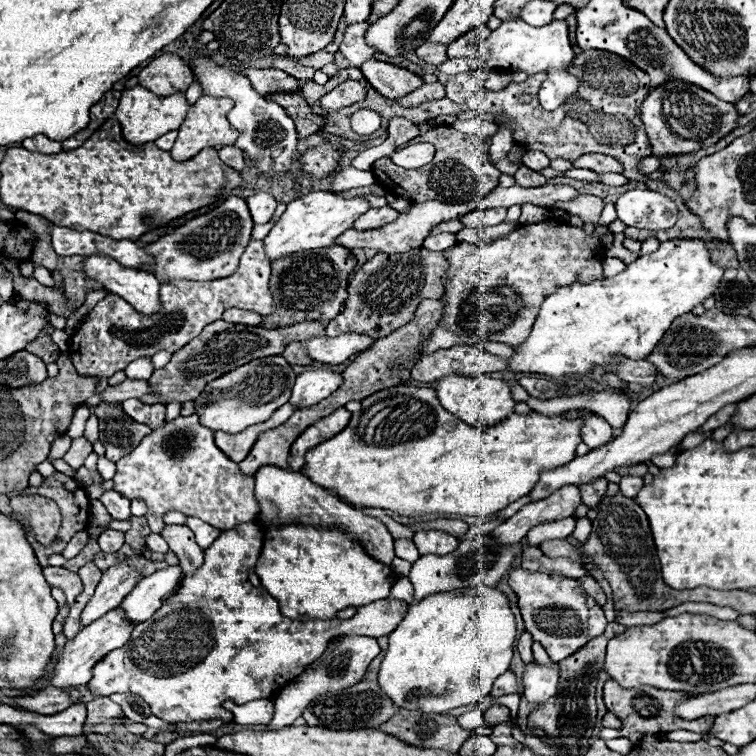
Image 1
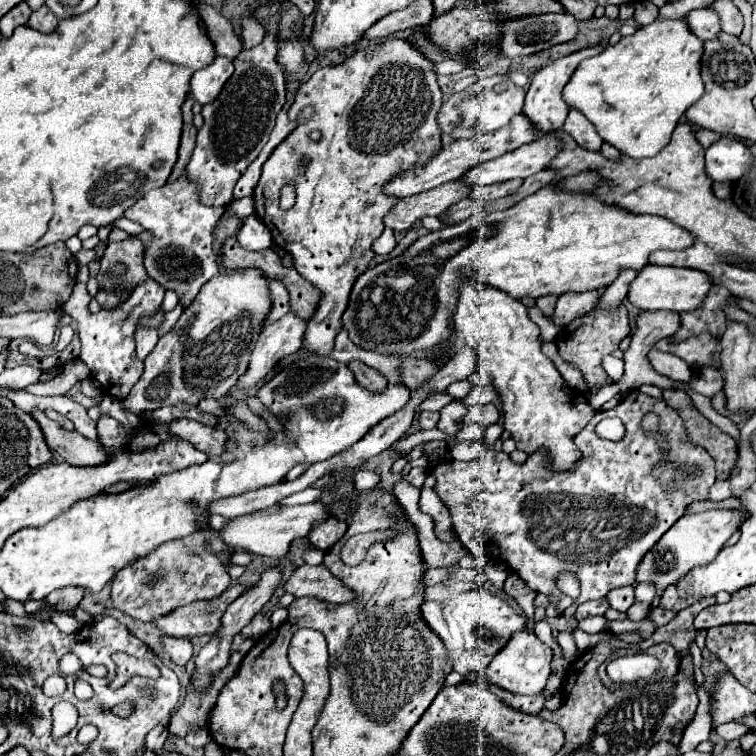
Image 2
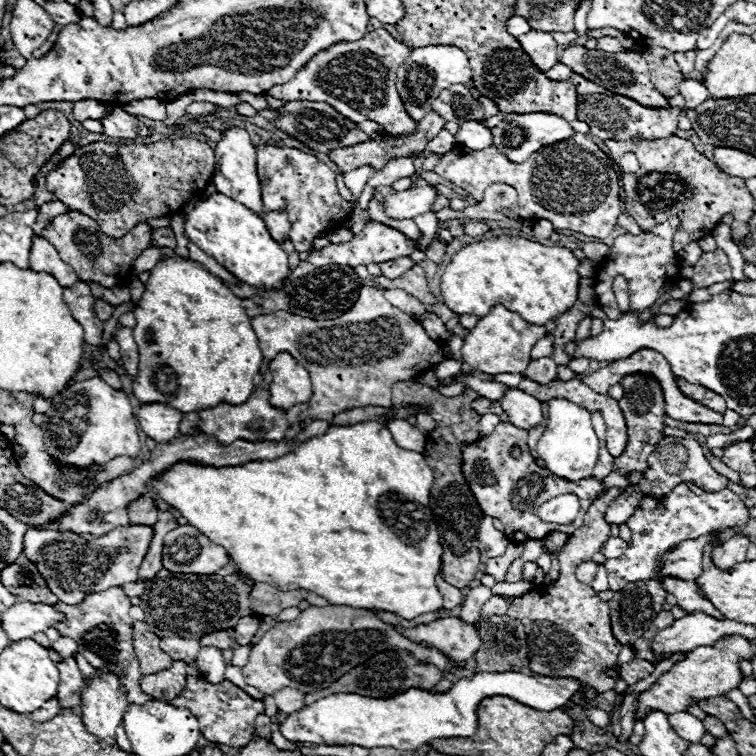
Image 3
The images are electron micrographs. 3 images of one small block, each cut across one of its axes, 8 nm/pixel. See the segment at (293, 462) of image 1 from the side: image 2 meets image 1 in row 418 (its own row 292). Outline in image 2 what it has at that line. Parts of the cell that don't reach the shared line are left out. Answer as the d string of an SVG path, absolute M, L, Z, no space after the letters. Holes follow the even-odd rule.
M386 40L382 42L382 48L376 48L372 58L346 58L344 64L316 70L312 78L300 86L296 102L288 112L290 120L296 122L306 106L314 108L312 118L298 124L296 130L274 150L274 154L262 166L260 182L254 188L254 206L256 216L264 224L268 224L274 242L278 242L278 246L292 256L298 274L322 292L314 316L306 322L302 348L318 356L330 356L334 350L334 338L342 328L340 318L348 306L352 284L374 258L372 242L384 230L382 218L398 202L398 198L384 196L380 188L396 174L404 172L404 168L422 164L440 150L442 142L436 114L442 106L442 92L430 60L426 60L404 40ZM312 130L322 132L320 142L310 140L308 134ZM300 156L310 156L306 170L298 168ZM286 182L292 182L296 188L296 204L288 212L278 208L280 190L286 186Z

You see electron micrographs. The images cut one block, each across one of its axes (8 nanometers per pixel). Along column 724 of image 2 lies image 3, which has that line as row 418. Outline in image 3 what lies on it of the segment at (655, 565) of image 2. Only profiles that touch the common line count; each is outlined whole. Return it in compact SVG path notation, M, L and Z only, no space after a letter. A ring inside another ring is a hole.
M506 388L504 396L498 400L502 410L508 414L510 422L518 428L532 428L542 422L542 406L540 400L526 394L520 388Z

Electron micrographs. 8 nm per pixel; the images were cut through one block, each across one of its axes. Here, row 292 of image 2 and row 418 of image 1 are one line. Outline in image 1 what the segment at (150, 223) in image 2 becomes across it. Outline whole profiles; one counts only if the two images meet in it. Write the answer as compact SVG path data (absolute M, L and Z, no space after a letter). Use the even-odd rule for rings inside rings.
M178 416L166 422L160 430L152 430L142 444L138 444L128 456L116 462L114 490L122 492L130 500L142 498L148 506L149 528L160 534L163 528L162 514L182 512L214 526L220 532L232 530L238 524L252 522L258 514L258 502L254 498L254 478L246 478L238 472L238 464L226 454L218 452L214 444L214 432L198 422L198 416ZM158 482L180 482L178 498L160 498Z

